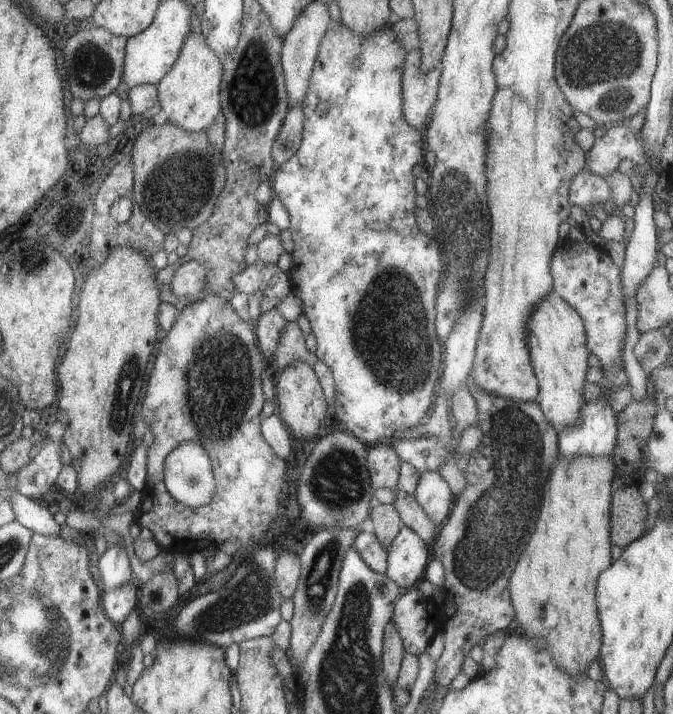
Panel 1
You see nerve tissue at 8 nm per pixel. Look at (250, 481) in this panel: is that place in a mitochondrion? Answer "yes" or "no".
no

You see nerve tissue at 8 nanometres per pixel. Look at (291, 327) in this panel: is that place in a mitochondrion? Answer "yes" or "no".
no

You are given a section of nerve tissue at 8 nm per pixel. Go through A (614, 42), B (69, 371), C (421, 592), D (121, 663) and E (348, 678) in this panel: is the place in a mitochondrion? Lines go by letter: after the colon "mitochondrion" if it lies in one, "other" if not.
A: mitochondrion
B: other
C: other
D: other
E: mitochondrion

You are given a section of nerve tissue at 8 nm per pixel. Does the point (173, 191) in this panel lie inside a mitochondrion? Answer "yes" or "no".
yes

